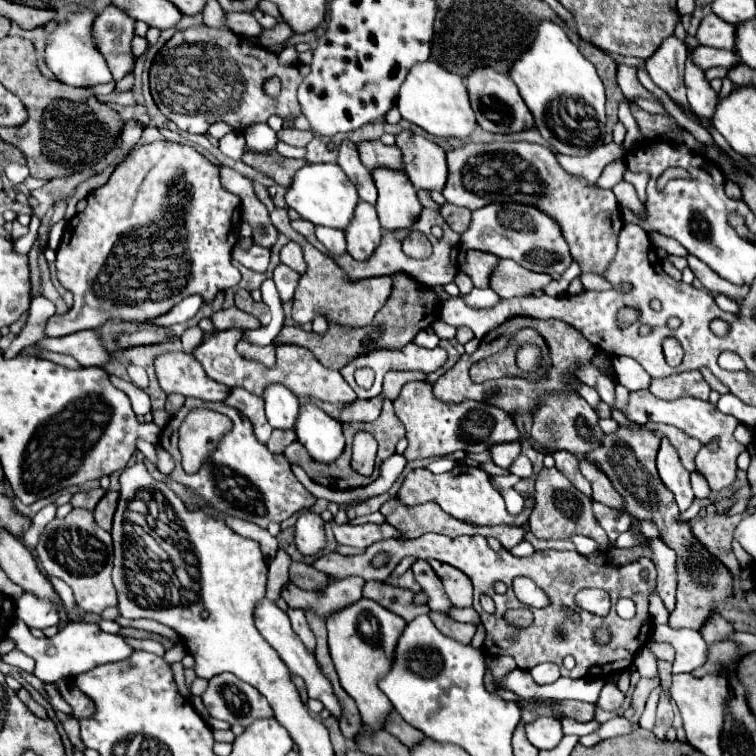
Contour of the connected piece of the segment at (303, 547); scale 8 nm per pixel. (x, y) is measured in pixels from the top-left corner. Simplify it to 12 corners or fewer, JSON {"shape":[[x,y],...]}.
{"shape":[[301,512],[295,524],[295,546],[303,556],[327,548],[319,514]]}

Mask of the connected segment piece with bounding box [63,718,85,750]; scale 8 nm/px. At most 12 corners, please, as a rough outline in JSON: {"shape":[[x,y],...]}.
{"shape":[[77,718],[63,720],[71,744],[85,750],[79,740],[79,722]]}

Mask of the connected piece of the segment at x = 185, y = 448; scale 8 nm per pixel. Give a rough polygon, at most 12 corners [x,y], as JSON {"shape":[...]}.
{"shape":[[190,411],[179,428],[185,472],[197,472],[231,428],[224,414]]}

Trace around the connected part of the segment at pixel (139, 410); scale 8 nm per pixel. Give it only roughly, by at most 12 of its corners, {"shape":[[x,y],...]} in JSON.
{"shape":[[109,376],[129,396],[135,414],[151,412],[149,396],[131,382]]}

